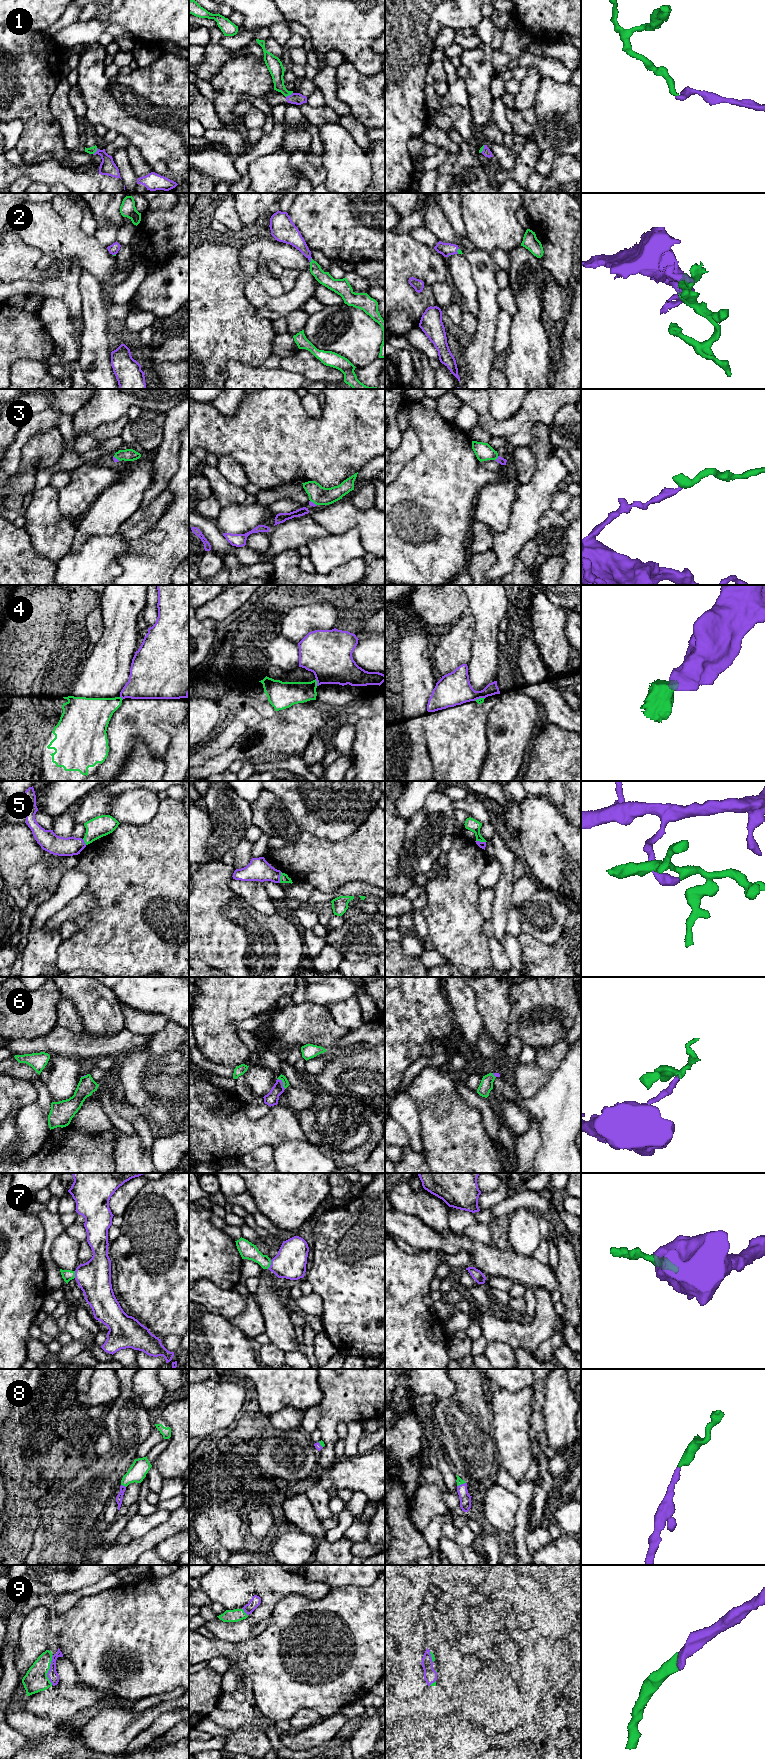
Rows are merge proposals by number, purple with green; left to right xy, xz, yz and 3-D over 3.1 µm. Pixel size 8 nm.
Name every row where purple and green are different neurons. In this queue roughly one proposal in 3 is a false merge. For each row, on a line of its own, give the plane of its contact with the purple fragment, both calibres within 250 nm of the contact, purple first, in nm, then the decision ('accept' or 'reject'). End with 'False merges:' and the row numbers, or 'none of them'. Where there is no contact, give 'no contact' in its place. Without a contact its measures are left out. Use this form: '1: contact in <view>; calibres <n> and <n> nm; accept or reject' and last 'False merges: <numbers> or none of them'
1: contact in xz; calibres 100 and 120 nm; accept
2: contact in xz; calibres 140 and 110 nm; accept
3: contact in yz; calibres 60 and 140 nm; accept
4: contact in xz; calibres 380 and 190 nm; reject
5: contact in xz; calibres 180 and 70 nm; reject
6: contact in xz; calibres 110 and 50 nm; accept
7: contact in xz; calibres 260 and 140 nm; accept
8: contact in xy; calibres 50 and 150 nm; accept
9: contact in xy; calibres 90 and 190 nm; accept
False merges: 4, 5

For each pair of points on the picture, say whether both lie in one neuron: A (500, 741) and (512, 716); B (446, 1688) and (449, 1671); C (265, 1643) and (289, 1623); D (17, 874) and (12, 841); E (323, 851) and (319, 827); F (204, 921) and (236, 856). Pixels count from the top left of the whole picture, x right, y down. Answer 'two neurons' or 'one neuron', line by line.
A: one neuron
B: one neuron
C: one neuron
D: one neuron
E: two neurons
F: two neurons

